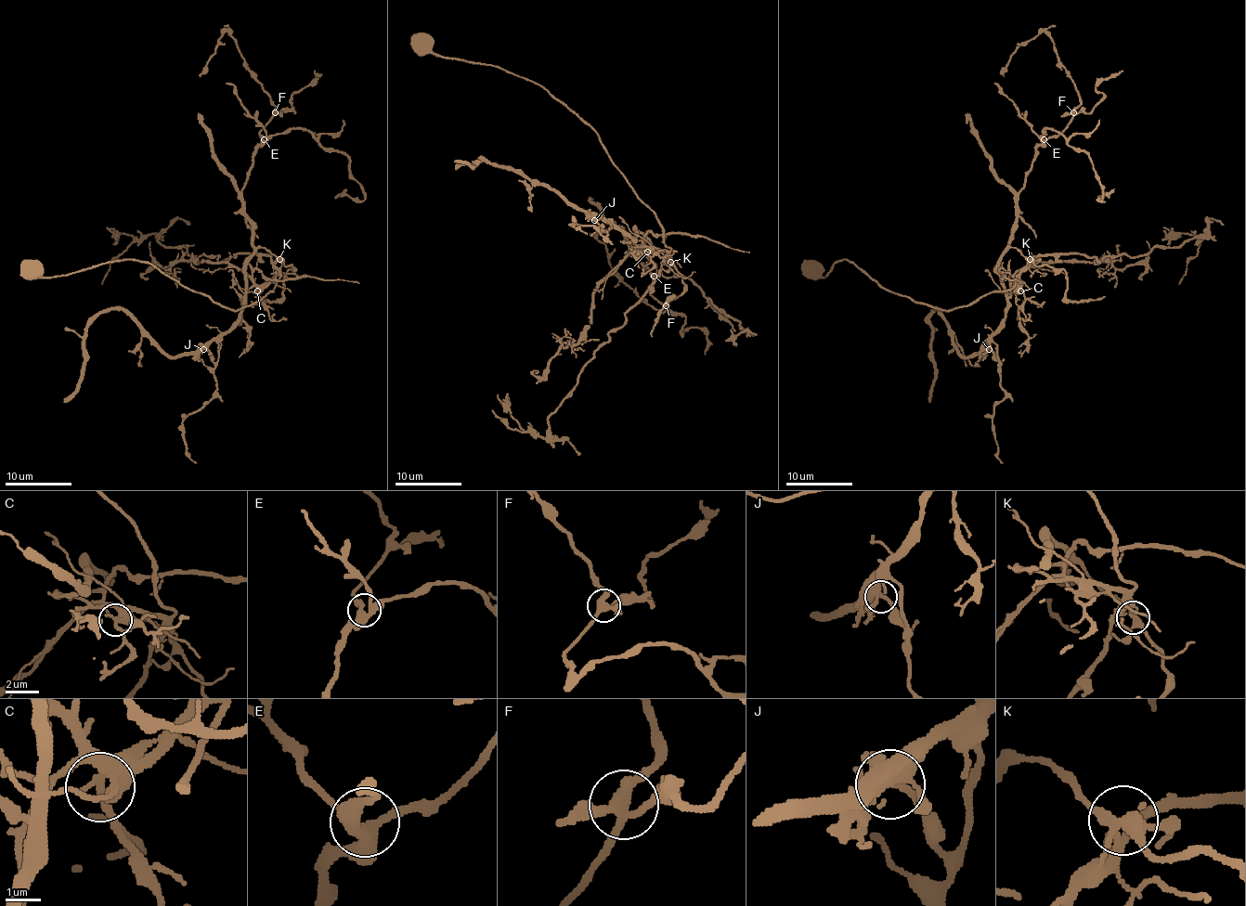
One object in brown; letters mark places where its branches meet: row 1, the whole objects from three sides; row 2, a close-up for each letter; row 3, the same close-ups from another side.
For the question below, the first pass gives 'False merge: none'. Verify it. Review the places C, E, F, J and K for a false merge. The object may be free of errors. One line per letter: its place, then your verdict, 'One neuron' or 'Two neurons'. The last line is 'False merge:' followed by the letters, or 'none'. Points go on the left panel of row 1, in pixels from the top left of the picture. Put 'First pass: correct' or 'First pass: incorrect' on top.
First pass: incorrect
C: Place: (257, 291). One neuron
E: Place: (264, 139). One neuron
F: Place: (275, 112). One neuron
J: Place: (203, 349). One neuron
K: Place: (279, 259). Two neurons
False merge: K

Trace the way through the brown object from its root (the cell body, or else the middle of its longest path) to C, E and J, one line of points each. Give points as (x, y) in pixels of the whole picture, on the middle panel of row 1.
C: (666, 253), (647, 252)
E: (666, 253), (664, 259), (668, 257), (647, 240), (632, 251), (654, 276)
J: (666, 253), (641, 237), (628, 237), (617, 227), (601, 219), (594, 220)

